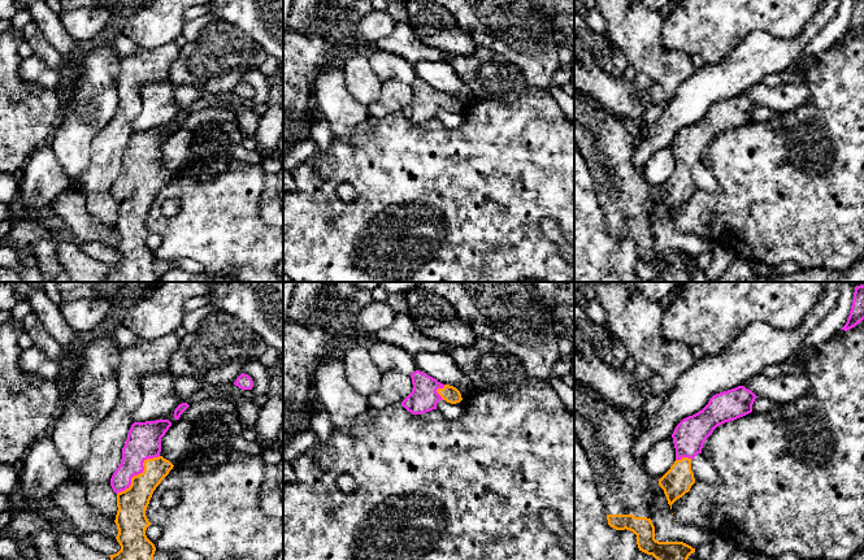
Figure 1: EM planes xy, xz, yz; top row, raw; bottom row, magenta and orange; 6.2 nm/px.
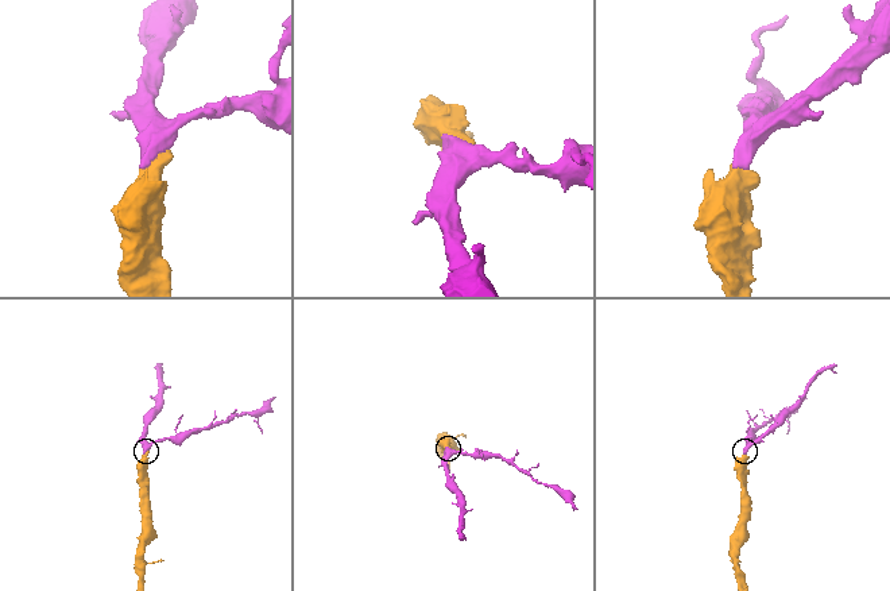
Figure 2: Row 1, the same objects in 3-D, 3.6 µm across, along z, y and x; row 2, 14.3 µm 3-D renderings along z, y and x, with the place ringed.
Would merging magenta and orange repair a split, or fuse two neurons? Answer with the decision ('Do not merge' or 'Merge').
Merge

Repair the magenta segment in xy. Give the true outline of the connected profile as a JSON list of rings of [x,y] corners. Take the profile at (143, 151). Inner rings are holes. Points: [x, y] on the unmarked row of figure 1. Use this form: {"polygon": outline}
{"polygon": [[[169,129],[134,131],[129,139],[126,152],[122,157],[122,169],[110,187],[110,195],[117,203],[116,246],[121,259],[109,264],[110,270],[103,282],[160,282],[153,272],[155,253],[147,247],[146,239],[151,234],[146,225],[147,216],[153,200],[173,178],[173,173],[164,168],[161,161],[161,147],[172,135]]]}

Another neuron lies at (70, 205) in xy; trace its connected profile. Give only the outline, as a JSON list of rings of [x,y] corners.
[[[68,187],[49,205],[49,212],[60,217],[74,235],[74,240],[116,247],[114,230],[96,221],[87,210],[86,196],[78,188]]]

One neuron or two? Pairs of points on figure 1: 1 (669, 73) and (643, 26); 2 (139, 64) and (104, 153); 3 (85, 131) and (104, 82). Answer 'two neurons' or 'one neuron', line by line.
1: one neuron
2: one neuron
3: one neuron

